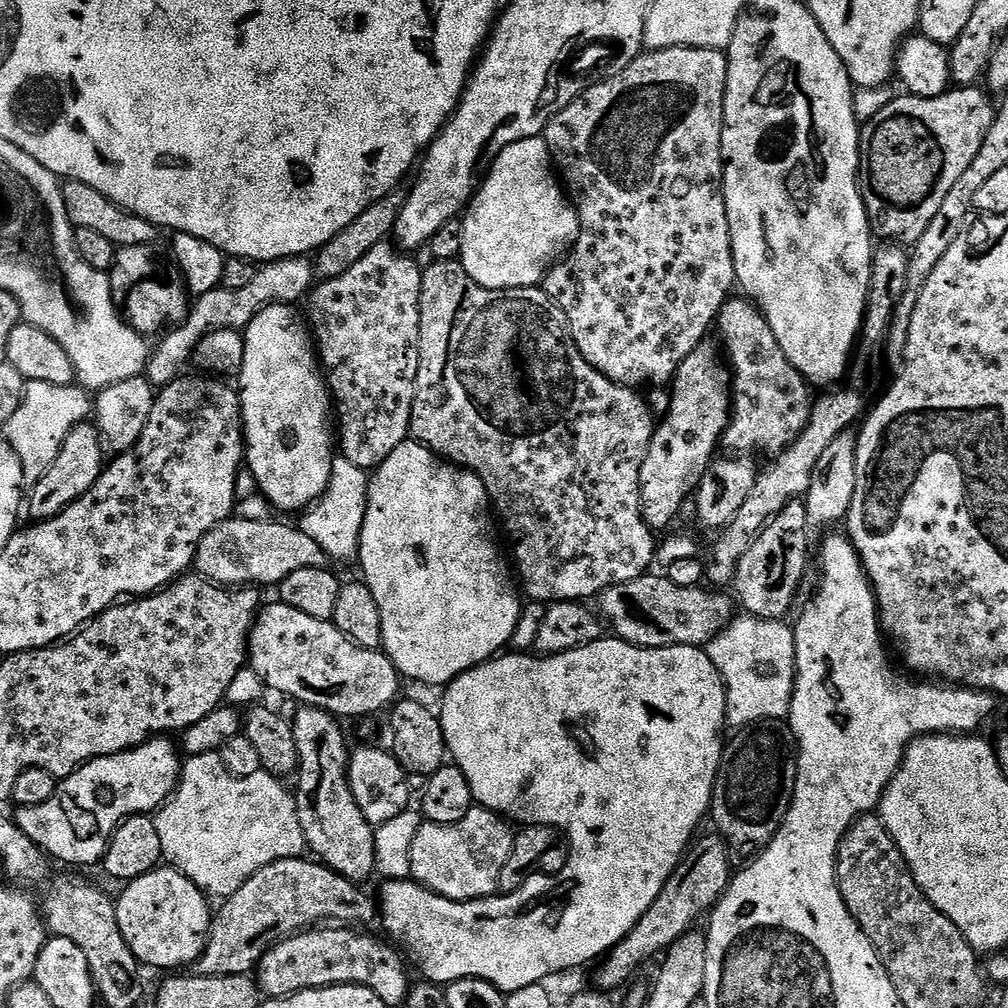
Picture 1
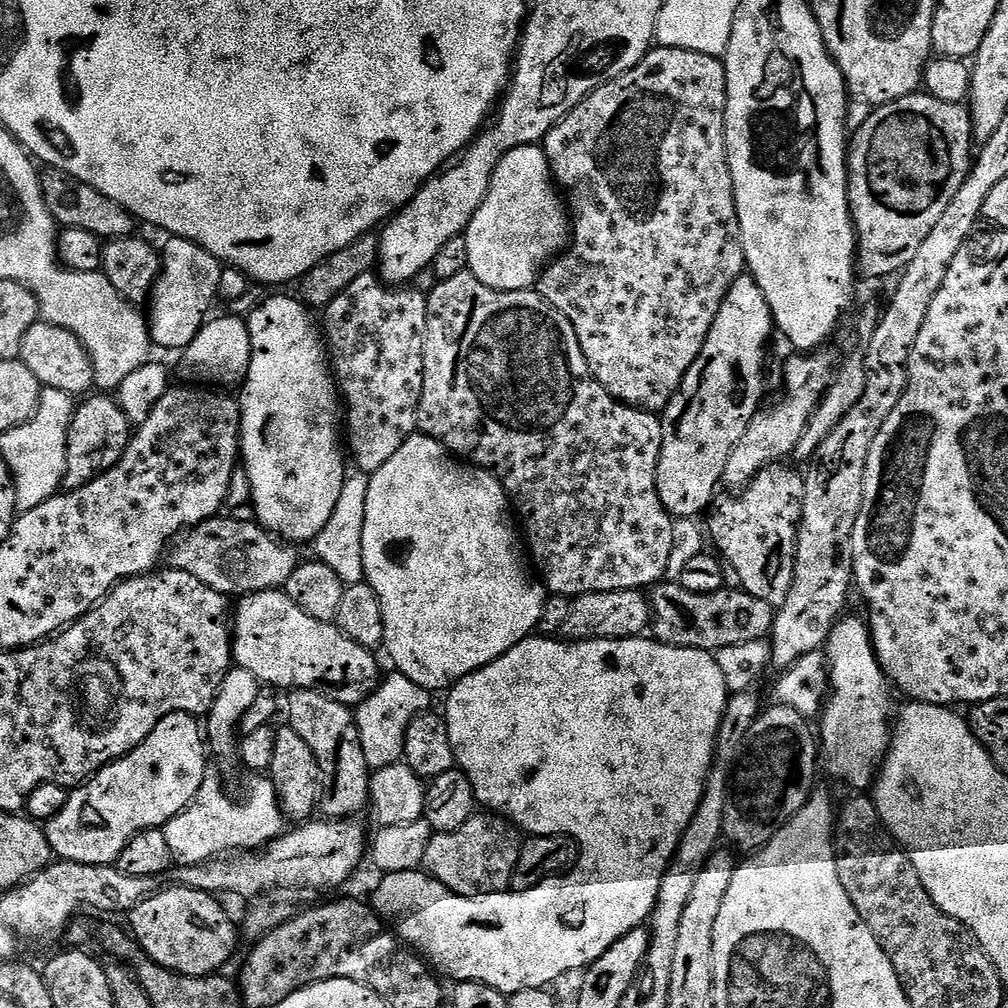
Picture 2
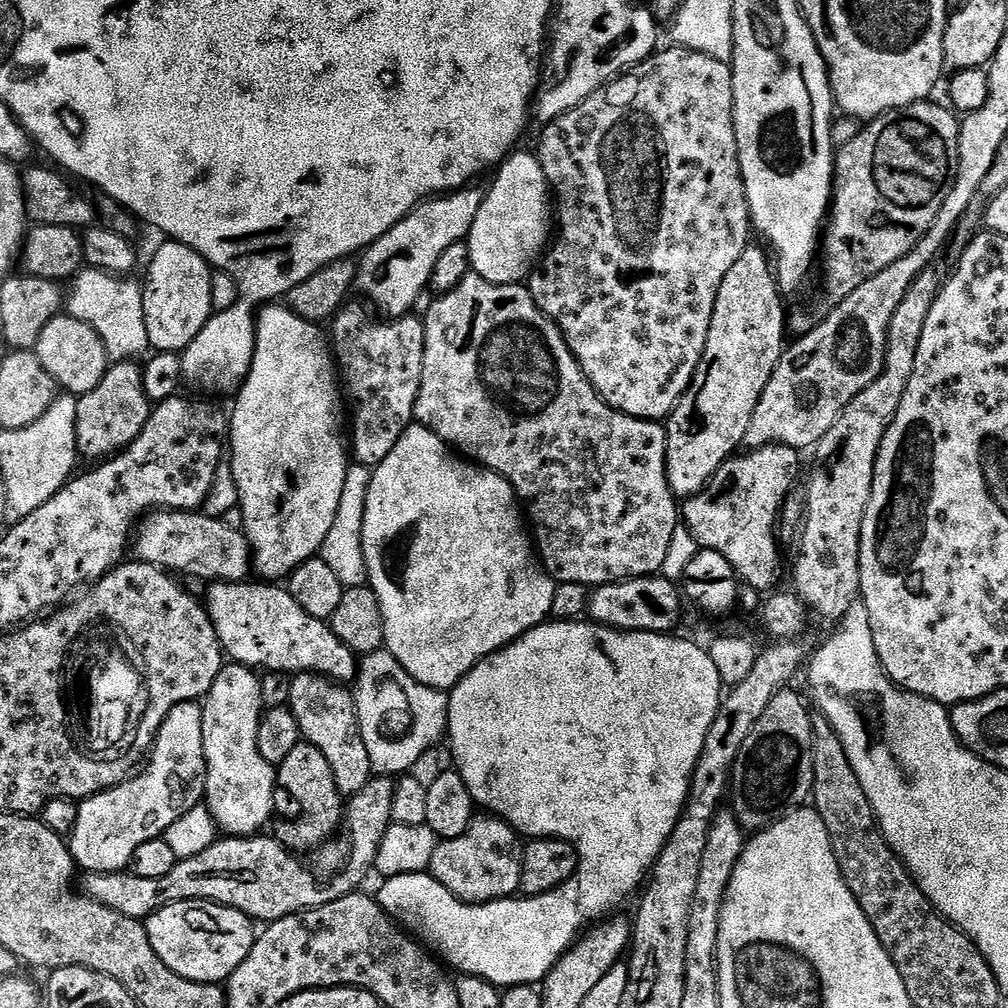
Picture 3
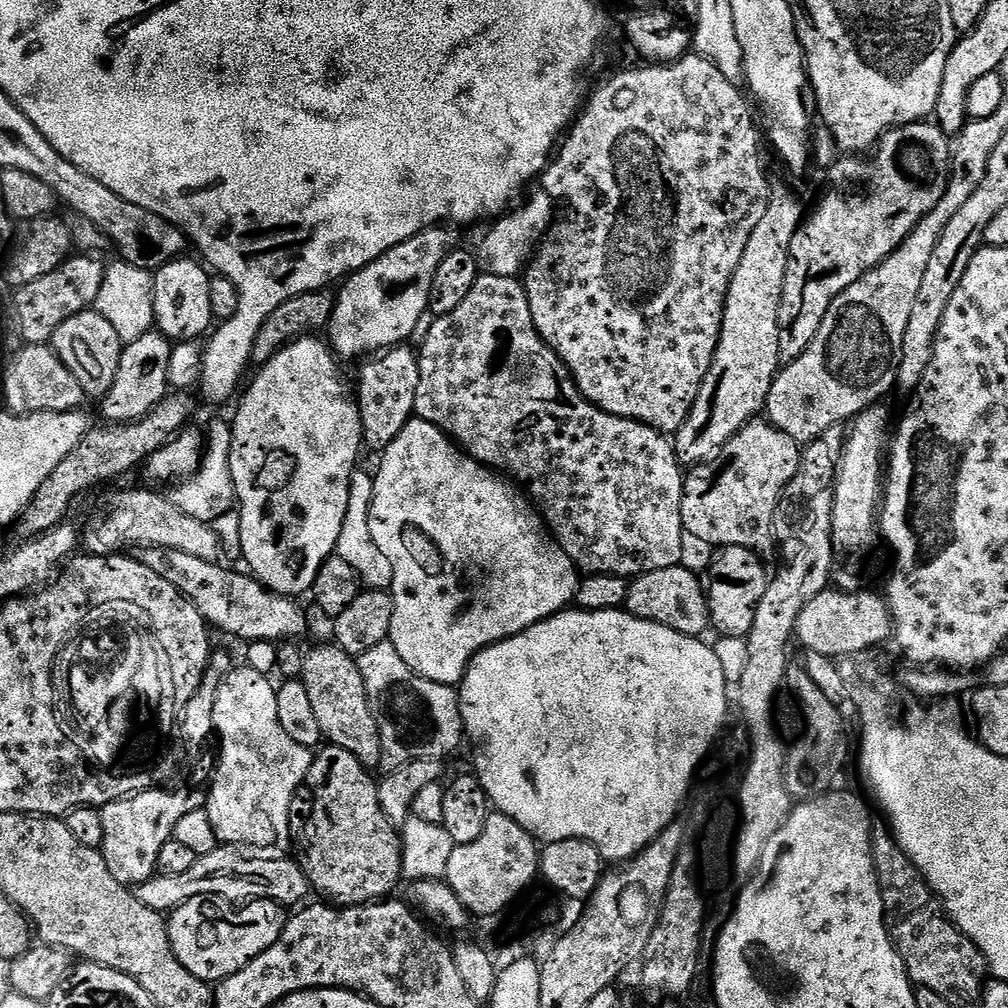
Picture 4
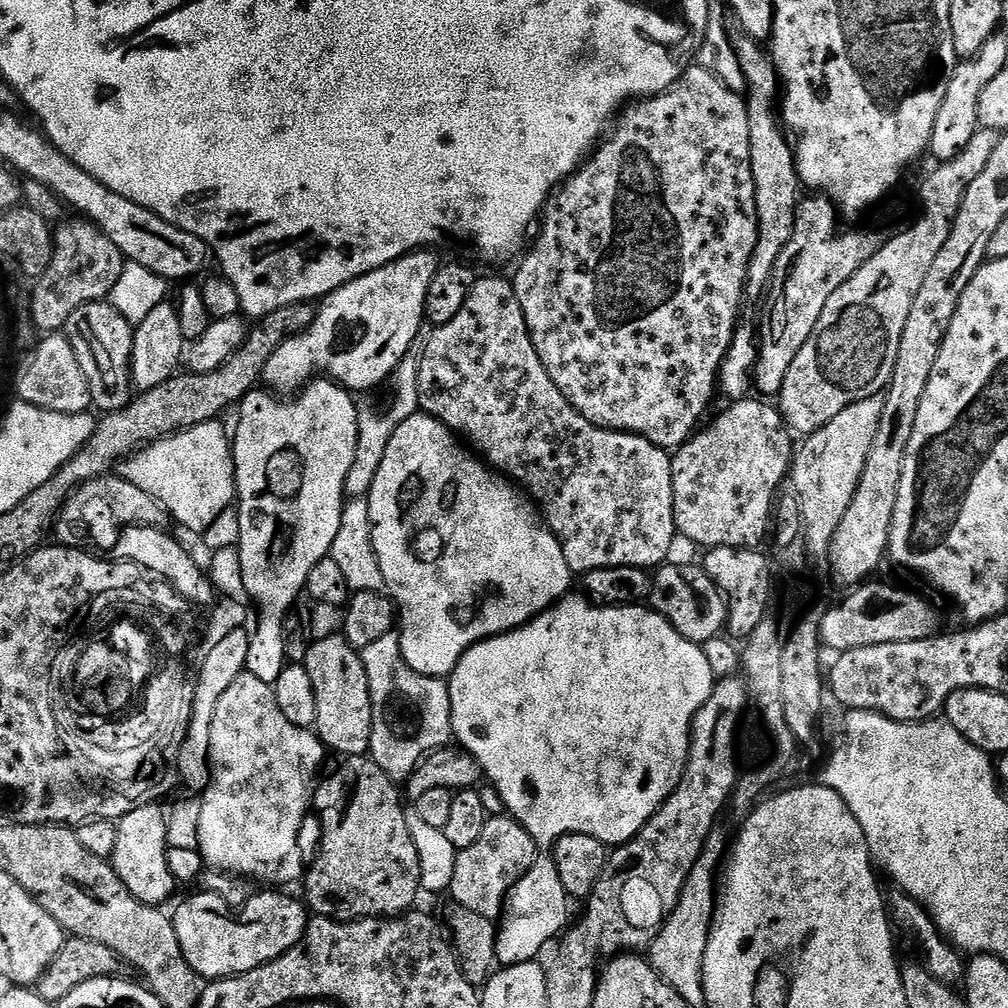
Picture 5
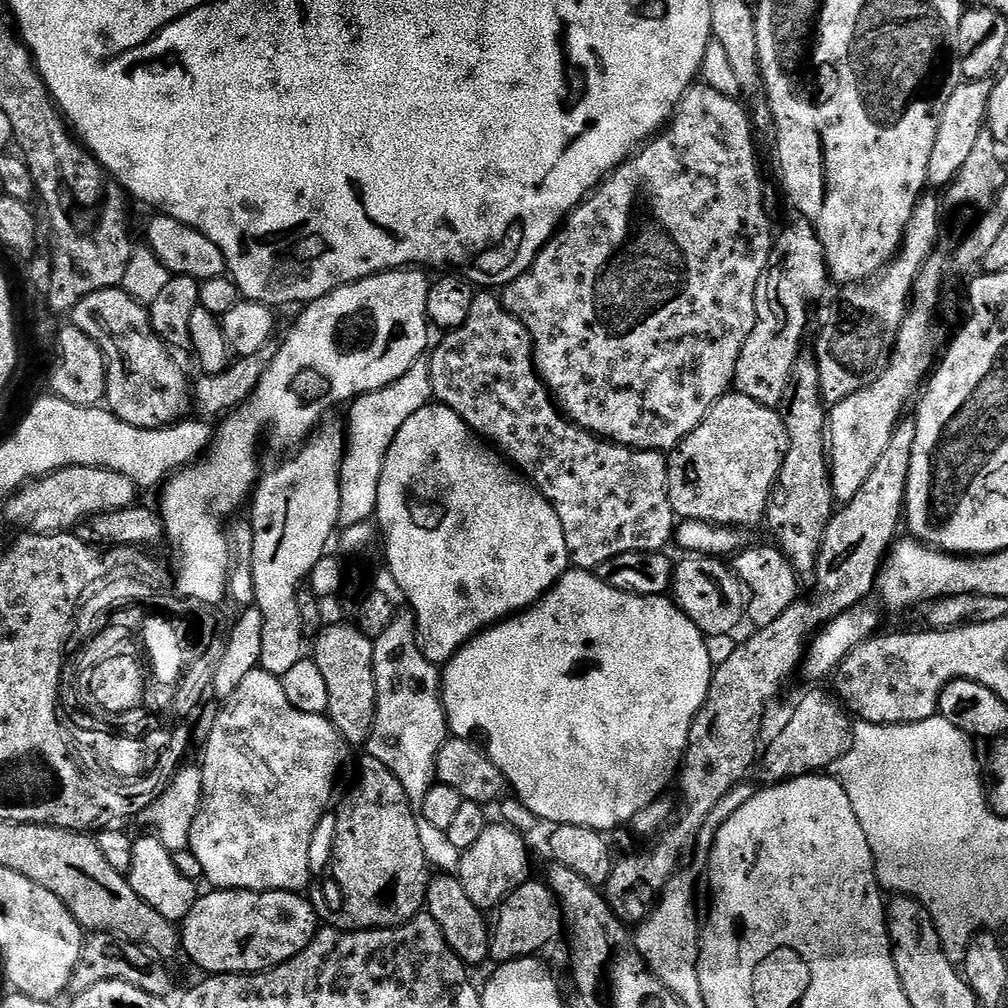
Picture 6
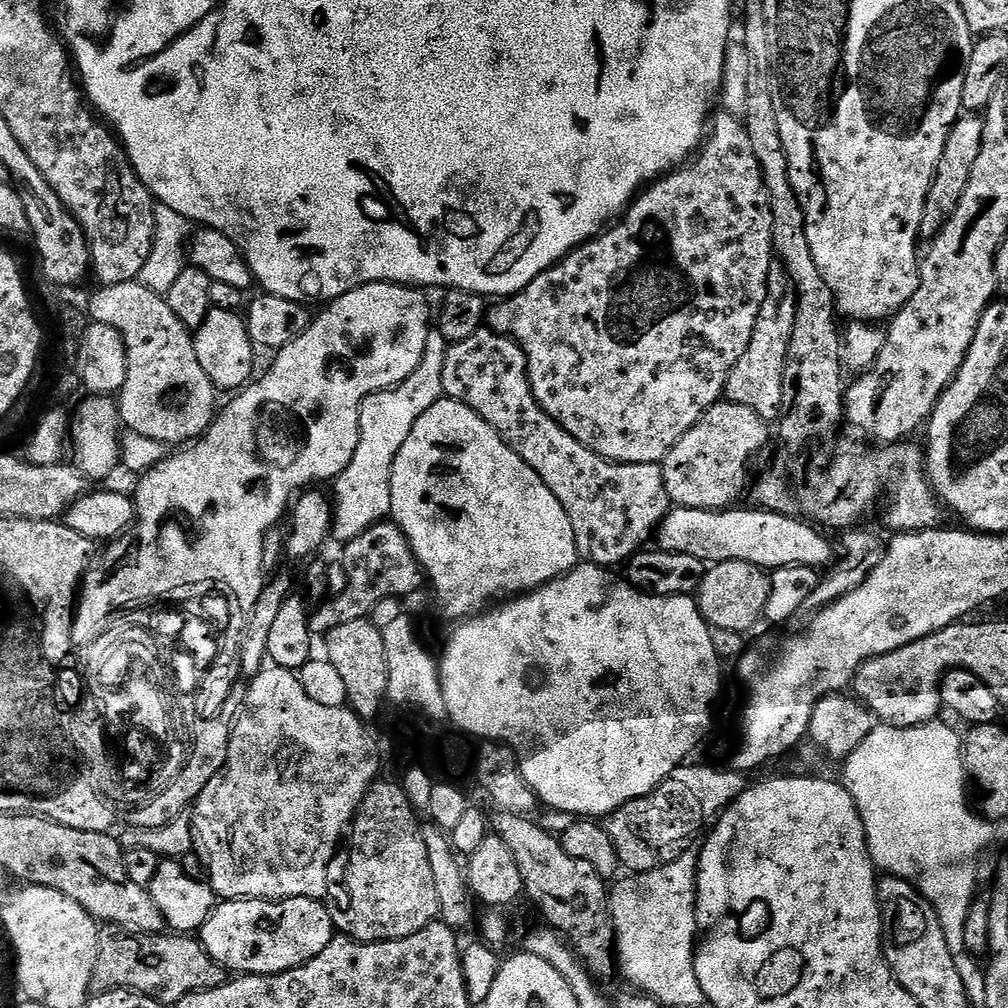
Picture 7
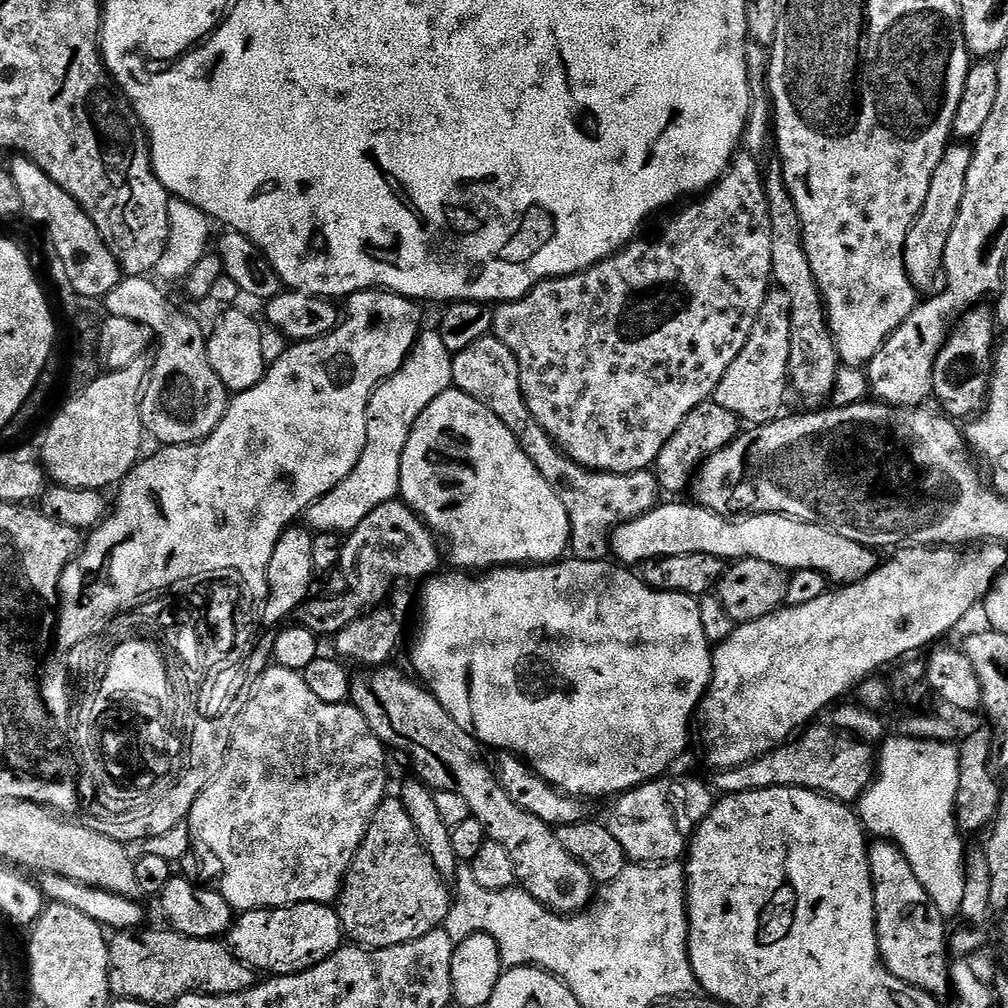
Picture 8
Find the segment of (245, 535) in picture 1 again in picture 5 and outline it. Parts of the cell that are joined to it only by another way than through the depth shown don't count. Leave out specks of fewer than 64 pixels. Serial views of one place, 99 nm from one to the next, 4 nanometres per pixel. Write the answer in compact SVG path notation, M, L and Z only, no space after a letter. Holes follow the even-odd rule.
M109 474L94 478L80 488L73 488L72 495L56 517L54 536L68 548L87 549L89 536L98 547L115 549L118 537L125 528L132 528L136 524L158 528L165 523L163 520L166 520L164 507L150 498L150 494L138 490L138 486L125 480L123 475Z

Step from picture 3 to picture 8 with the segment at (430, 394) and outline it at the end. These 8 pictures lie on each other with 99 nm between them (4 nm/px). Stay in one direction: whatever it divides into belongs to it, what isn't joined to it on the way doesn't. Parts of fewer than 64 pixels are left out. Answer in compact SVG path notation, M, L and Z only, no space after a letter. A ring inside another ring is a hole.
M495 334L478 338L474 346L466 346L466 350L455 353L452 358L454 374L452 383L460 392L470 394L482 406L486 406L518 438L518 446L526 450L526 458L538 466L538 474L554 486L554 494L562 498L562 506L566 506L566 514L572 527L572 543L570 552L575 559L586 562L608 560L610 545L615 528L655 508L662 500L662 489L656 481L656 473L652 470L631 472L630 474L614 474L613 472L592 472L574 462L565 452L557 448L556 443L538 426L534 414L530 414L530 406L526 406L526 398L522 394L522 378L518 370L518 358Z

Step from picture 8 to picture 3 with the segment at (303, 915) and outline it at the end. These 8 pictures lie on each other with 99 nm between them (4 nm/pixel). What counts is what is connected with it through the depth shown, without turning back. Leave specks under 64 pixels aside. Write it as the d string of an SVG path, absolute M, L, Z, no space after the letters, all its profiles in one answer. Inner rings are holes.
M212 900L174 902L148 917L146 927L150 946L154 946L154 954L158 954L161 962L170 966L170 970L174 970L174 974L199 984L223 985L227 982L234 974L234 970L238 970L238 966L242 966L242 962L246 962L258 935L258 928L252 917L244 912L239 912L237 908L228 908L225 904L215 904Z

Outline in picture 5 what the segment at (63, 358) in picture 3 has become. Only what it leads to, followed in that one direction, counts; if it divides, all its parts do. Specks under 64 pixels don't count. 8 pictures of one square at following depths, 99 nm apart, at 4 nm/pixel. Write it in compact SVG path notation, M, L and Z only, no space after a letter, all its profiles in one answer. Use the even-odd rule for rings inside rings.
M95 300L70 314L66 325L66 335L78 354L78 366L86 374L88 393L92 395L93 405L101 413L123 412L133 399L130 387L130 369L132 367L133 325L110 302Z

